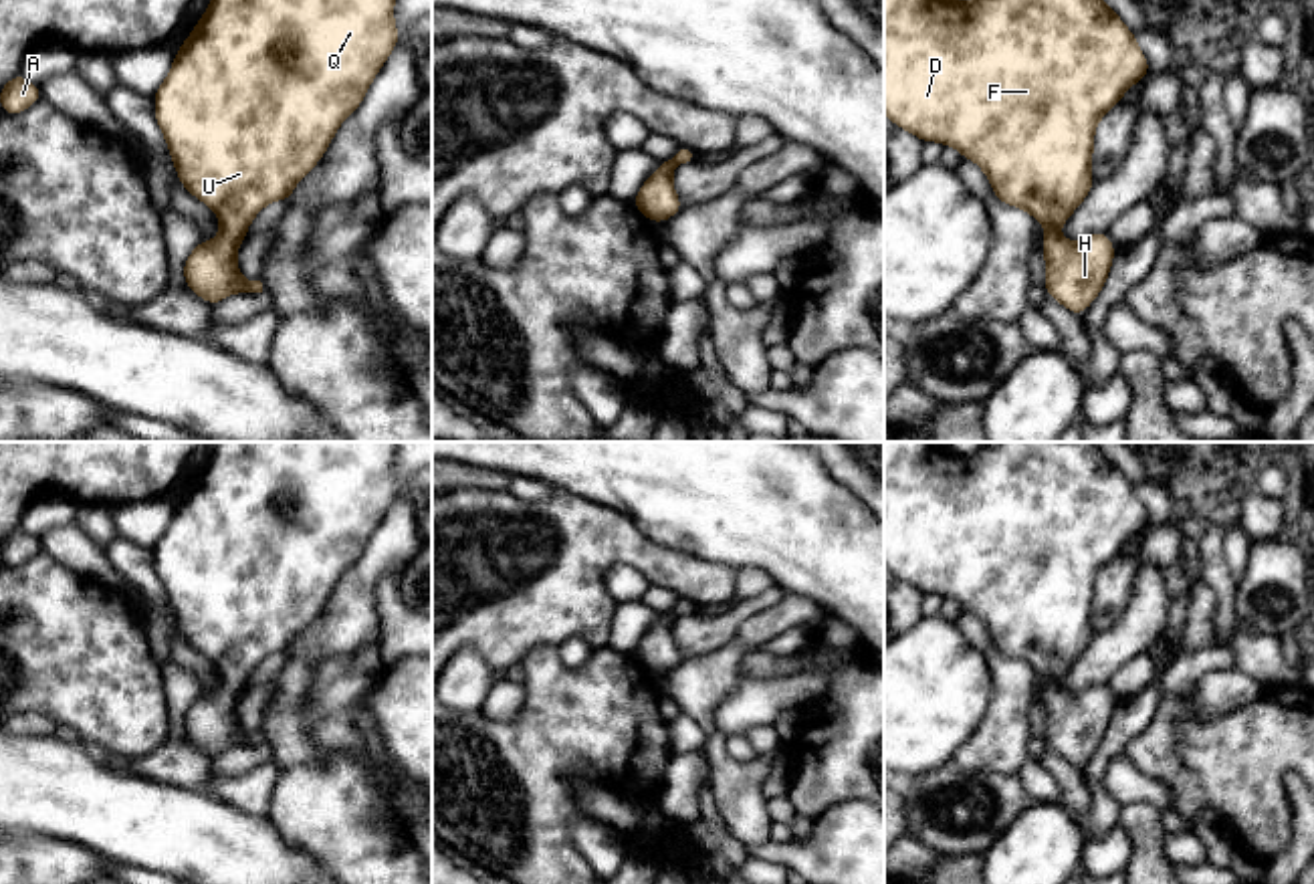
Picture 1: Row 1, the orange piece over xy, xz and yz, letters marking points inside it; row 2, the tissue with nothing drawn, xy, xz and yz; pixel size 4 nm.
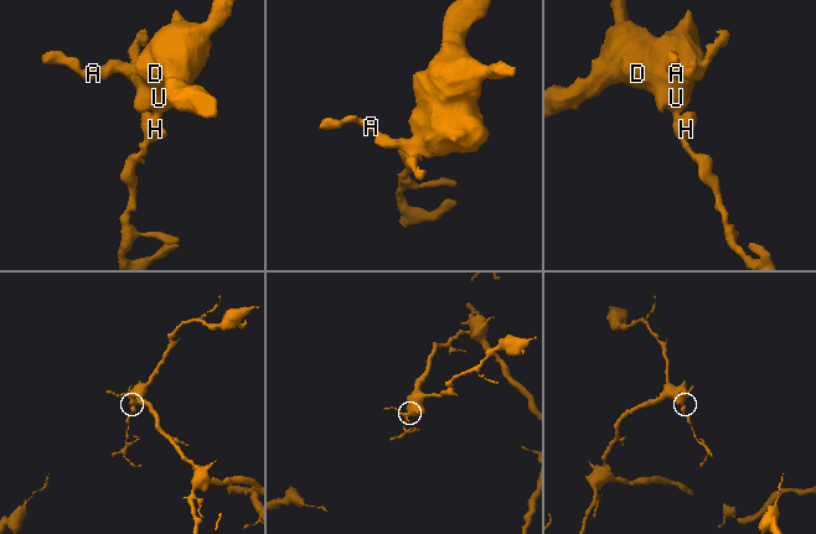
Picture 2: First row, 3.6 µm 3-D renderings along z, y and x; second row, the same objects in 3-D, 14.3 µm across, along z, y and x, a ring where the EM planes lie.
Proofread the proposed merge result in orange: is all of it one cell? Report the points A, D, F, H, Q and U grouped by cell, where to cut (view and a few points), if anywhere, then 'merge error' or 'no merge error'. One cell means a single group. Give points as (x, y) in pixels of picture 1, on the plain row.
A D F H Q U | no cut | no merge error

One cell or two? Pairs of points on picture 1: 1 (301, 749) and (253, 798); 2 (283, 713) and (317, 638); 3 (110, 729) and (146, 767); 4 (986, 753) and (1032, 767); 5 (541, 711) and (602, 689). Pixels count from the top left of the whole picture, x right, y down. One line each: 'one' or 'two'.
1: two
2: two
3: two
4: two
5: one

